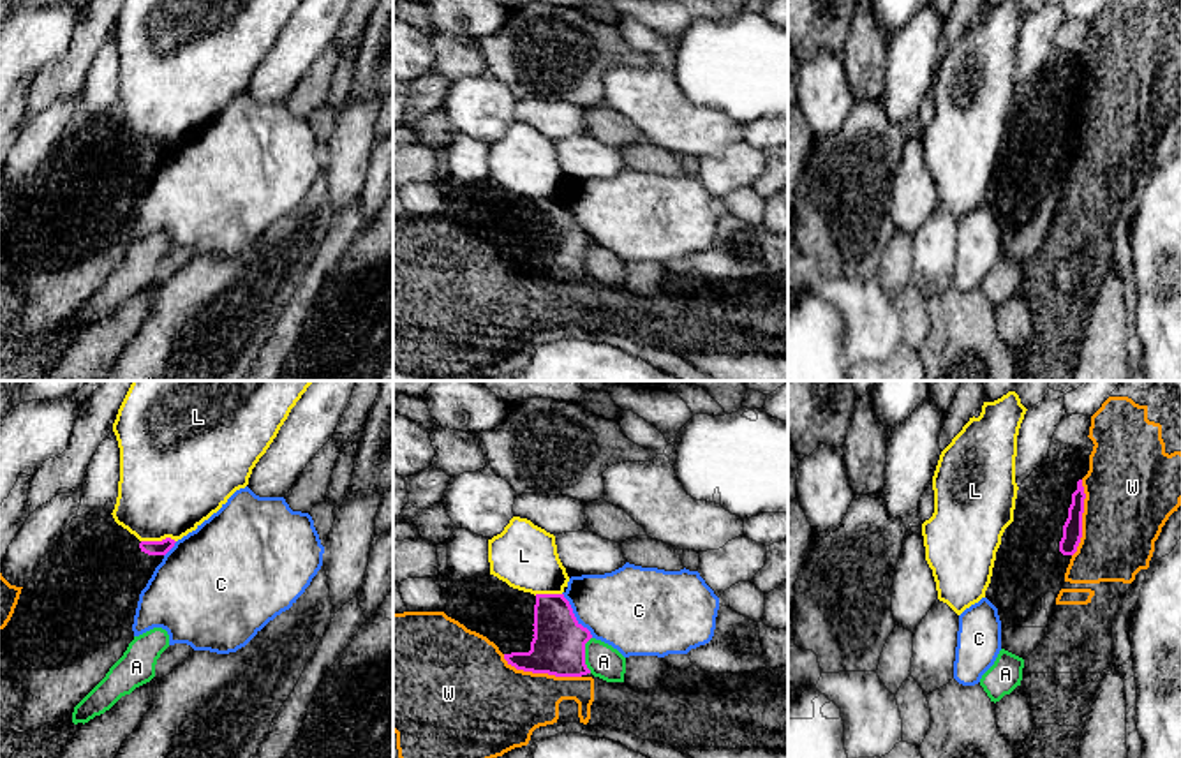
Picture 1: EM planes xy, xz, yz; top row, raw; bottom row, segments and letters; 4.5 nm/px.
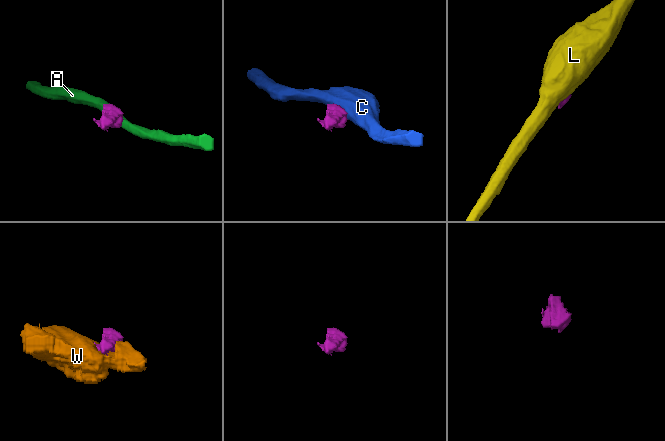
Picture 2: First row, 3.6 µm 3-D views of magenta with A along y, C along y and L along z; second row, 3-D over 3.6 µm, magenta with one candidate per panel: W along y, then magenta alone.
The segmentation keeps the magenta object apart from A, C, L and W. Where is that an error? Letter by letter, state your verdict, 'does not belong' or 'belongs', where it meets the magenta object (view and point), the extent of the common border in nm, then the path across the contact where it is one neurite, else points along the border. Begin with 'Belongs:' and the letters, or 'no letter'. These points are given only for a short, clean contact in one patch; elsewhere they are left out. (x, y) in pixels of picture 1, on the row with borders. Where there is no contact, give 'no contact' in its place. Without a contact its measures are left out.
Belongs: no letter
A: does not belong | xz (584, 654) | 170 nm | along xz (591, 637), (586, 644), (586, 667), (589, 672)
C: does not belong | xz (573, 616) | 240 nm | along xz (563, 593), (573, 616), (593, 637)
L: does not belong | xy (157, 542) | 160 nm
W: does not belong | xz (542, 672) | 380 nm

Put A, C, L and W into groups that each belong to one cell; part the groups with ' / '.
A / C / L / W

